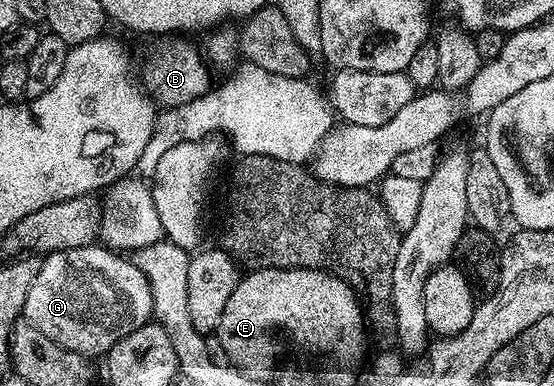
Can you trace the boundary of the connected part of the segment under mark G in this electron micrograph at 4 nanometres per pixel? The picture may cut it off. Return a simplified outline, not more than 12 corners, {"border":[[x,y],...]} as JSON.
{"border":[[100,243],[41,260],[23,320],[107,354],[154,317],[146,275]]}

